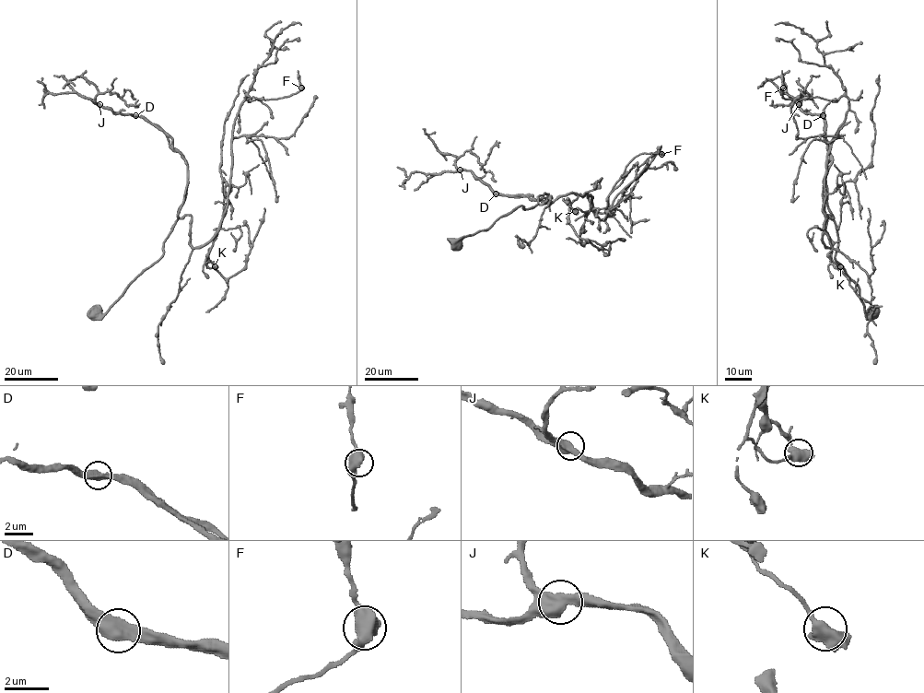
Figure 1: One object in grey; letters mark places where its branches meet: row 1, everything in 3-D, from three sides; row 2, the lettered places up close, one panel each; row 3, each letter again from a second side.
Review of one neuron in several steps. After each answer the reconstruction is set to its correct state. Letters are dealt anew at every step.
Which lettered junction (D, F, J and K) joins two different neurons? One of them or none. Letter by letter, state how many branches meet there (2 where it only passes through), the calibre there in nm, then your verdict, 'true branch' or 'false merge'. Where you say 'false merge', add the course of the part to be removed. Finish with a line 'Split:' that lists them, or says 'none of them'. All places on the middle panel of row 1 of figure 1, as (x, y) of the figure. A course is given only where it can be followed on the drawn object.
D: 2 | 600 nm | true branch
F: 2 | 650 nm | true branch
J: 2 | 550 nm | true branch
K: 2 | 600 nm | true branch
Split: none of them

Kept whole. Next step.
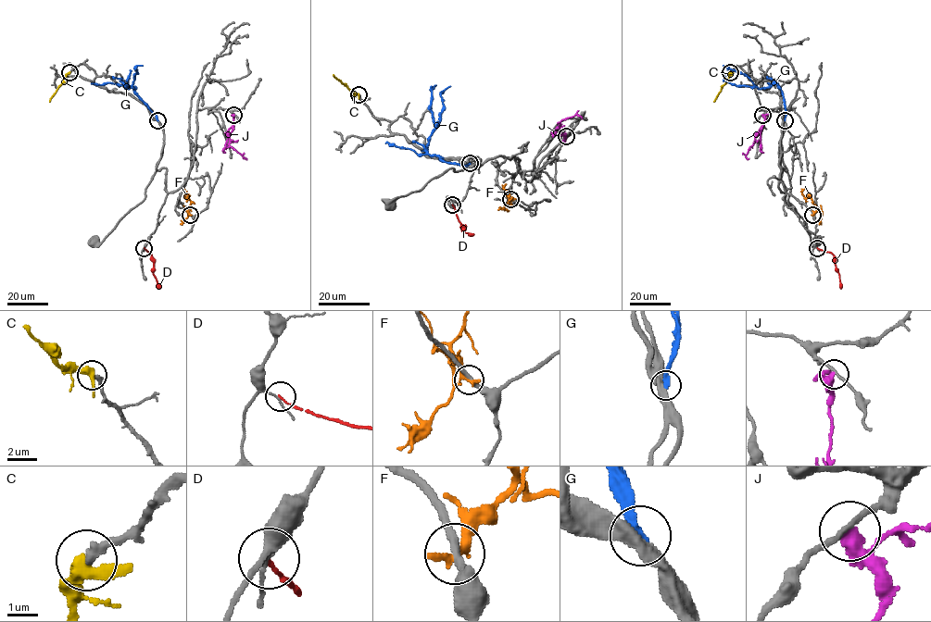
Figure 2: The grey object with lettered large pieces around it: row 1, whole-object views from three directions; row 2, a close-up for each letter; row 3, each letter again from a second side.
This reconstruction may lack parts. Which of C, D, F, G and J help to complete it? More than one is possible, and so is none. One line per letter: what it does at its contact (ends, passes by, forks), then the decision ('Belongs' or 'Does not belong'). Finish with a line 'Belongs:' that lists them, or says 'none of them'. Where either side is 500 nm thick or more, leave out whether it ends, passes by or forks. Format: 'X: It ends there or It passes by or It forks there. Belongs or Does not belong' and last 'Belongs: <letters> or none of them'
C: It passes by. Belongs
D: It ends there. Does not belong
F: It ends there. Does not belong
G: It ends there. Does not belong
J: It passes by. Does not belong
Belongs: C

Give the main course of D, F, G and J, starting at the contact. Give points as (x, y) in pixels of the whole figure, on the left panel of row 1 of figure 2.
D: (144, 247), (151, 255), (153, 273), (159, 289)
F: (190, 215), (187, 210), (191, 202), (187, 196), (184, 197), (183, 189)
G: (157, 120), (132, 88), (124, 83), (124, 87), (128, 89), (132, 84), (137, 72), (134, 68), (143, 66)
J: (234, 115), (233, 127), (227, 132), (229, 145), (246, 158)

